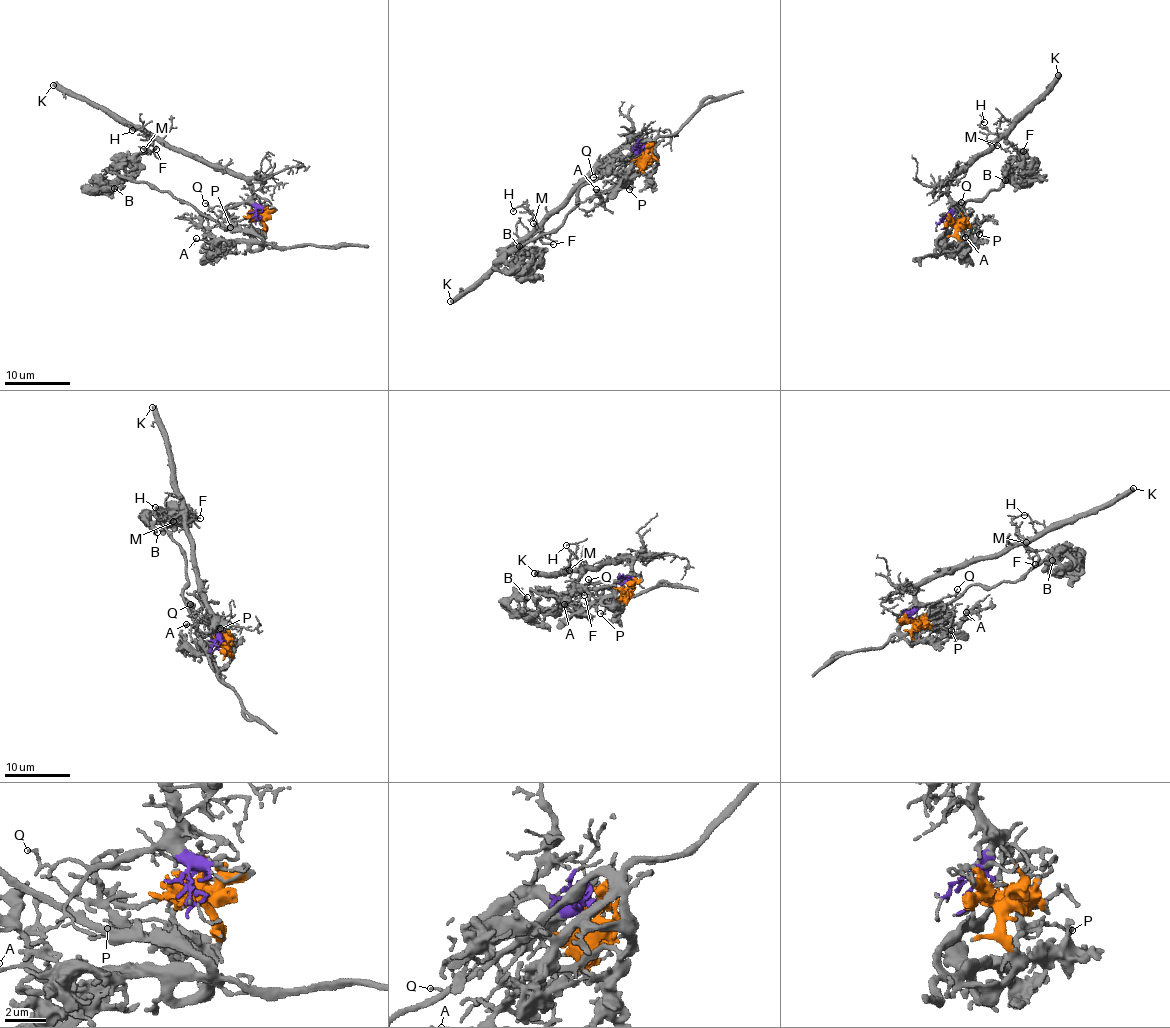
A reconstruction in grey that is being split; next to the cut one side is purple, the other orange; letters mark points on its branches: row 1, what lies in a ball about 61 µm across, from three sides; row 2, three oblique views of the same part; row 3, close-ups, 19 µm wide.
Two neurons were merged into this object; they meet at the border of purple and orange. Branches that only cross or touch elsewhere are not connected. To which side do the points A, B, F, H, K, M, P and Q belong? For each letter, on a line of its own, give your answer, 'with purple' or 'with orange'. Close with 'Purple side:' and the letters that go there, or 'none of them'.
A: with orange
B: with orange
F: with purple
H: with purple
K: with purple
M: with purple
P: with orange
Q: with purple
Purple side: F, H, K, M, Q

